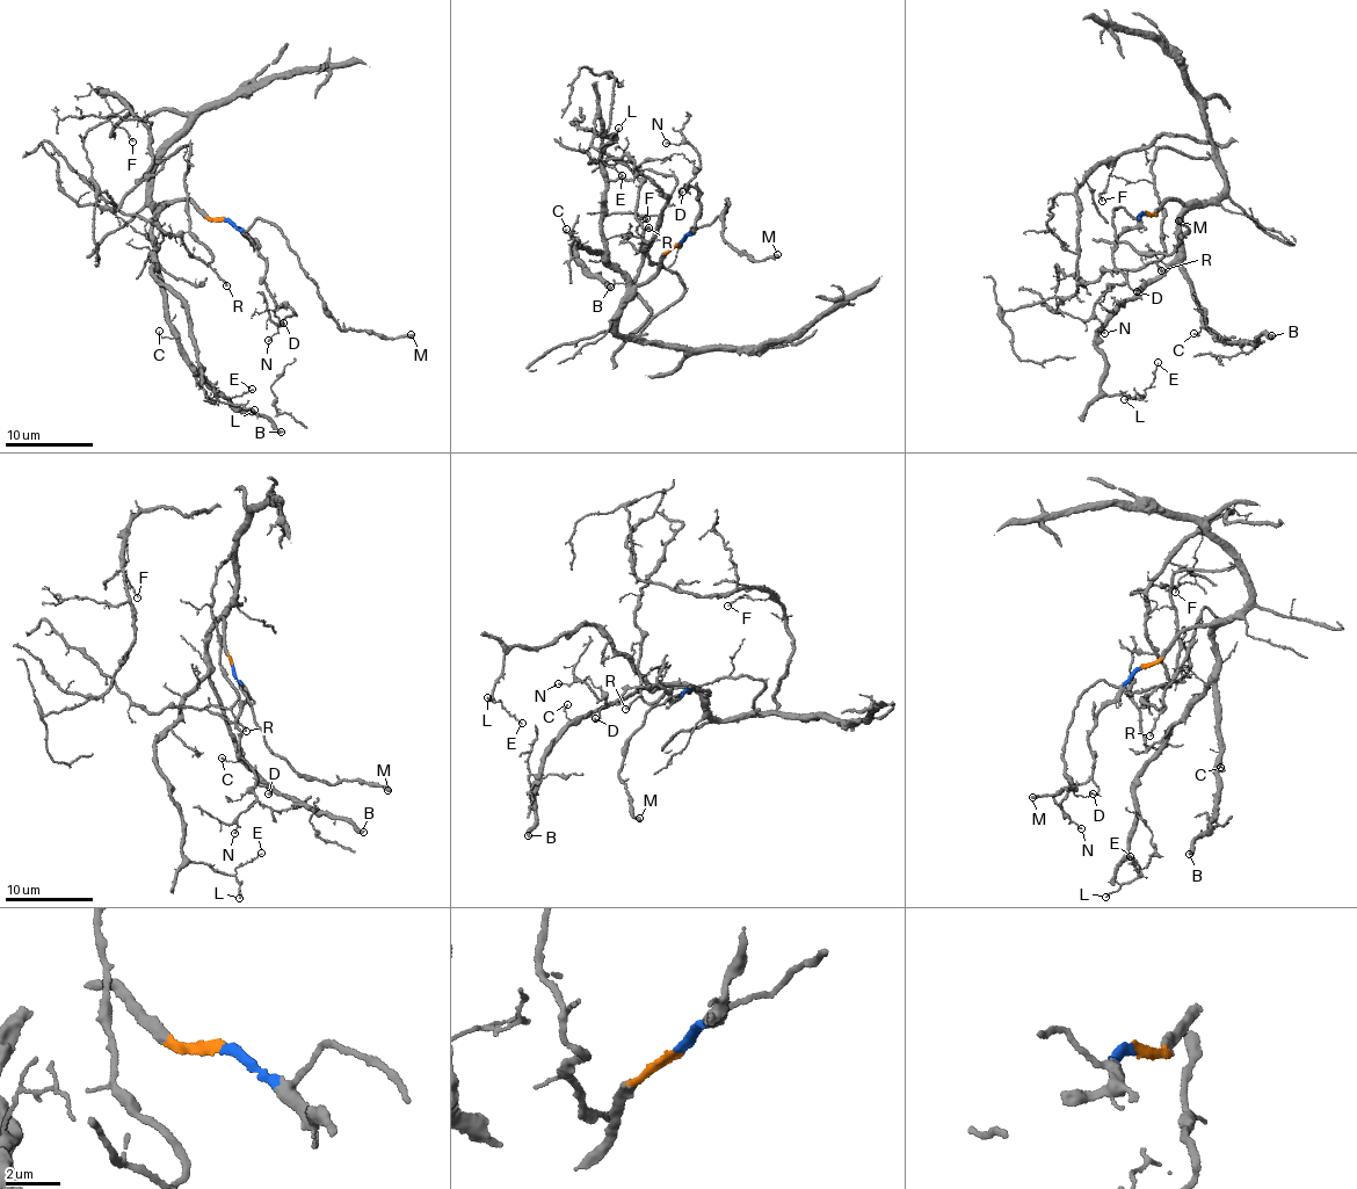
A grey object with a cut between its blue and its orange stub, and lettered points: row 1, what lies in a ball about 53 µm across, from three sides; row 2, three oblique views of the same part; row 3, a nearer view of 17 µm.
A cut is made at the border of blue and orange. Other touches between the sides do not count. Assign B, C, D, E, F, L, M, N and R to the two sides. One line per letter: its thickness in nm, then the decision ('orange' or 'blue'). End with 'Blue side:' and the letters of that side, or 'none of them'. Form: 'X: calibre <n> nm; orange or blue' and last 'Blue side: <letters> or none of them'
B: calibre 400 nm; orange
C: calibre 130 nm; orange
D: calibre 150 nm; blue
E: calibre 100 nm; orange
F: calibre 130 nm; orange
L: calibre 140 nm; orange
M: calibre 320 nm; blue
N: calibre 120 nm; blue
R: calibre 160 nm; orange
Blue side: D, M, N

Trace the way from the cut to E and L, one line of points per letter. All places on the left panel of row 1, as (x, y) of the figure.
E: (225, 219), (188, 200), (165, 204), (149, 255), (154, 280), (182, 303), (213, 392), (223, 403), (253, 388)
L: (225, 219), (188, 200), (165, 204), (149, 255), (154, 280), (182, 303), (213, 392), (255, 411)

